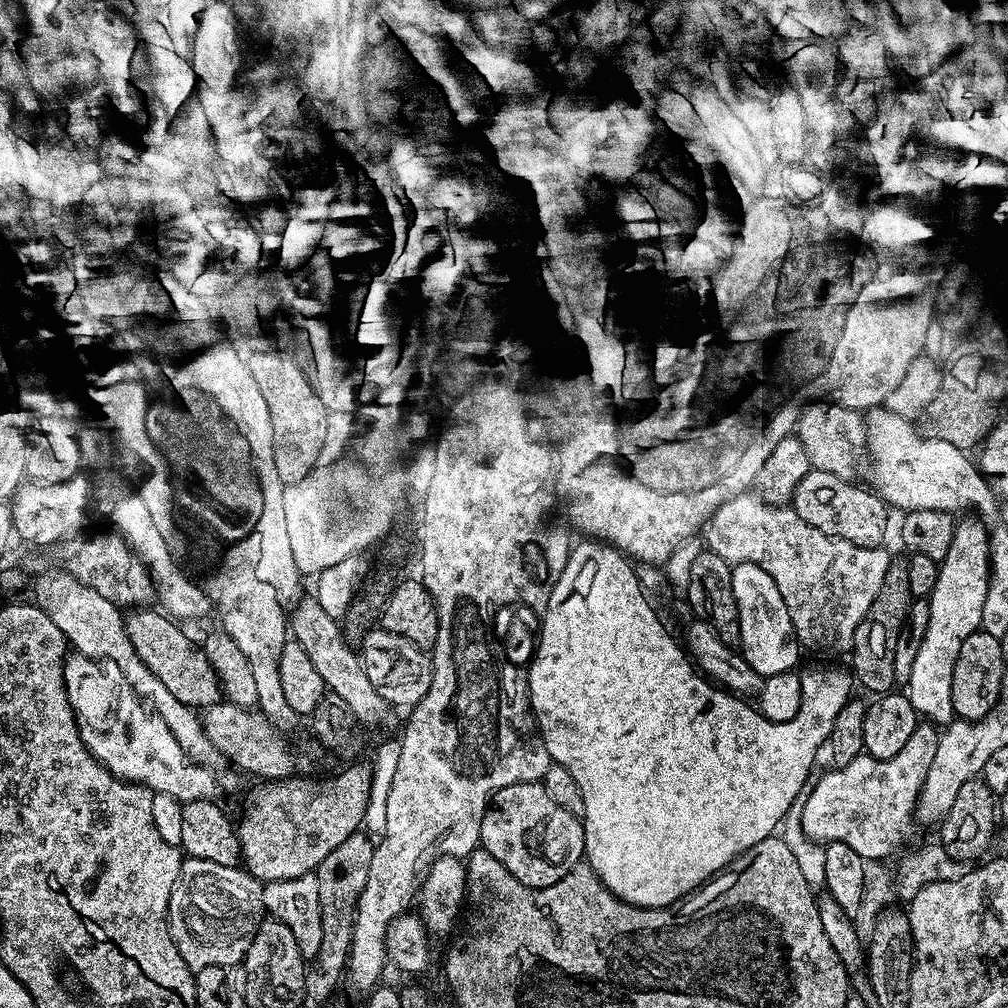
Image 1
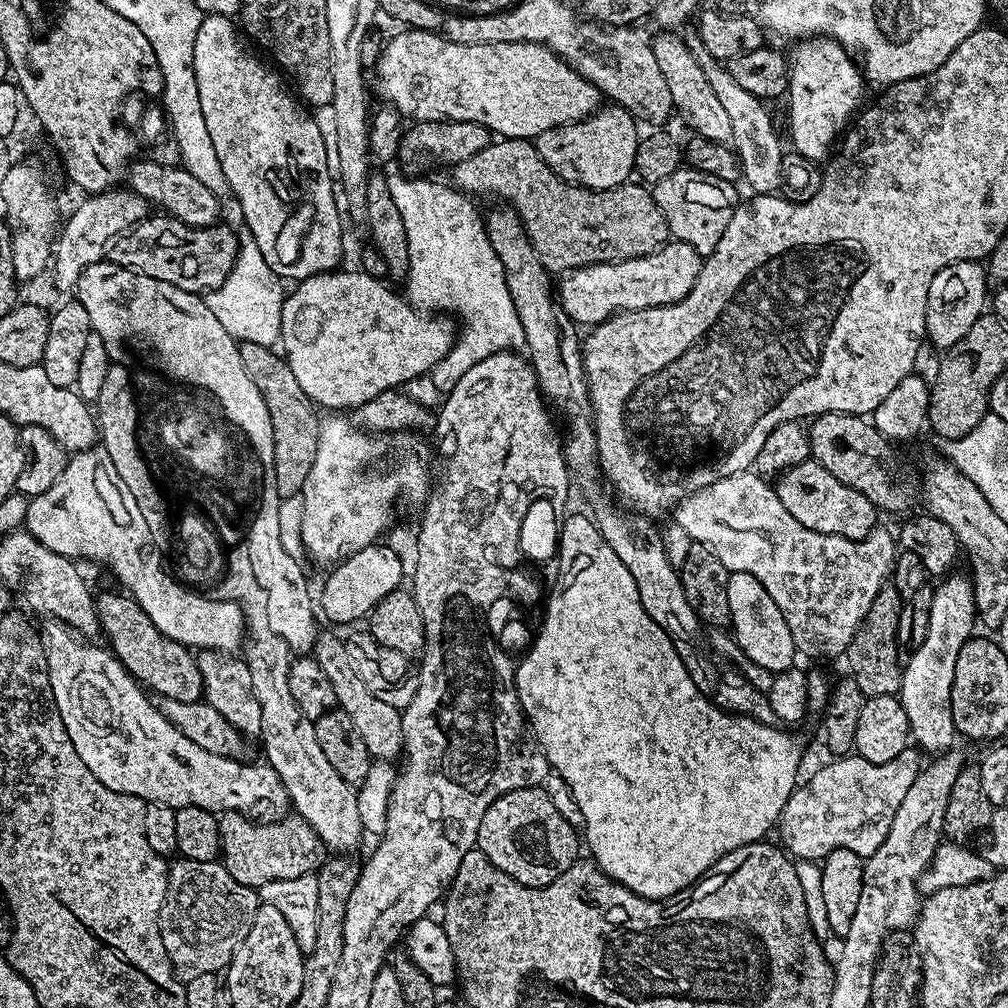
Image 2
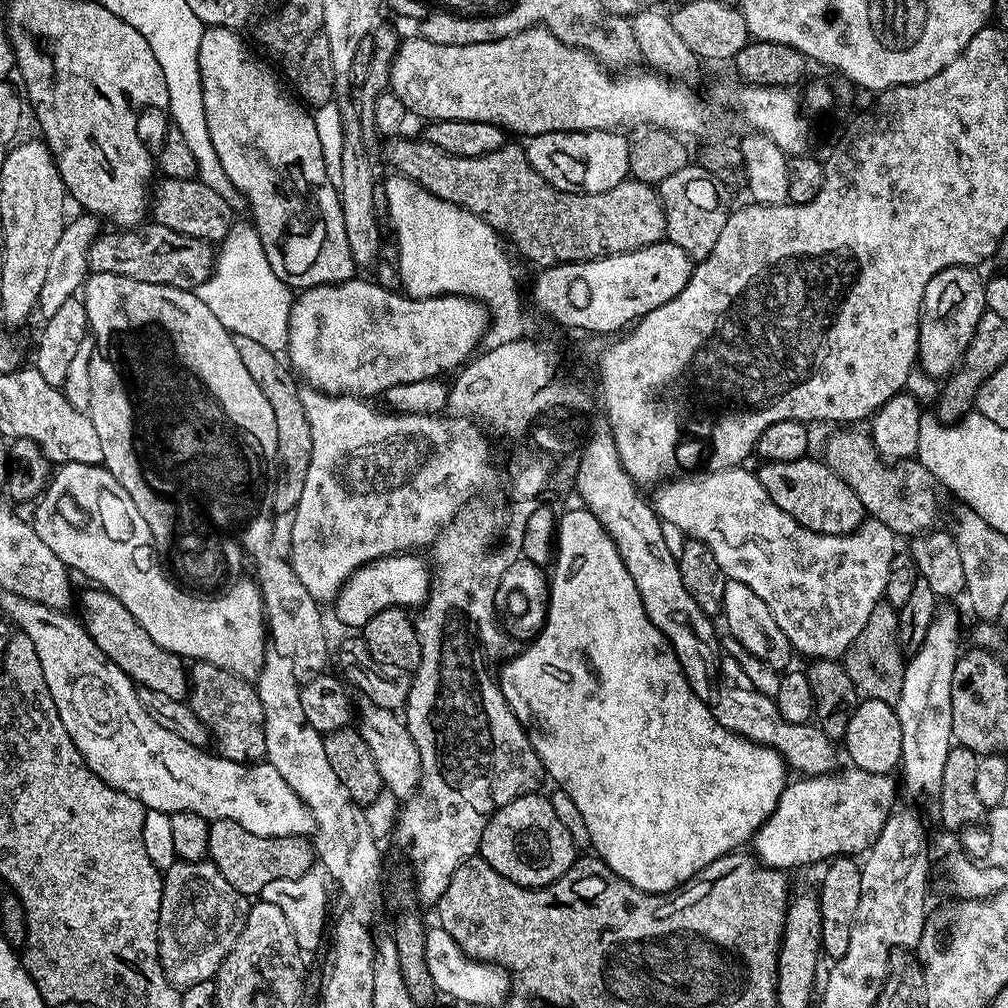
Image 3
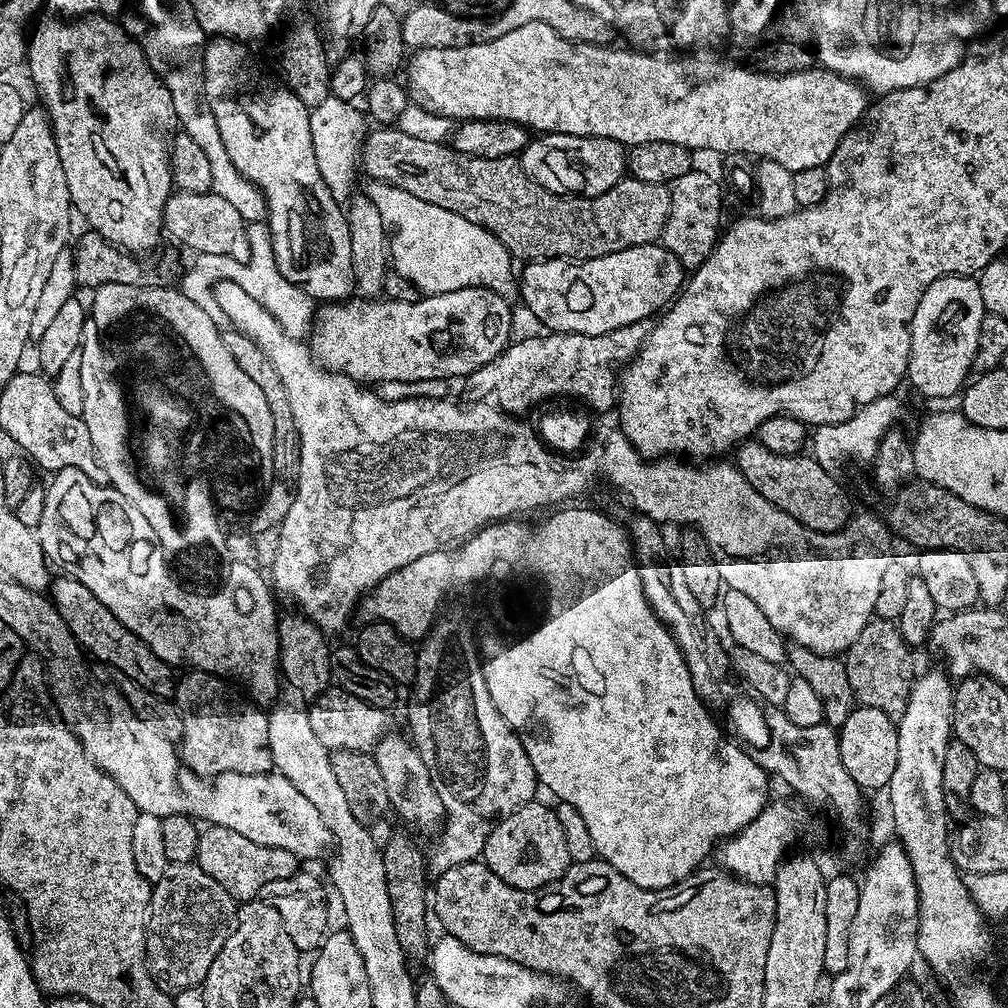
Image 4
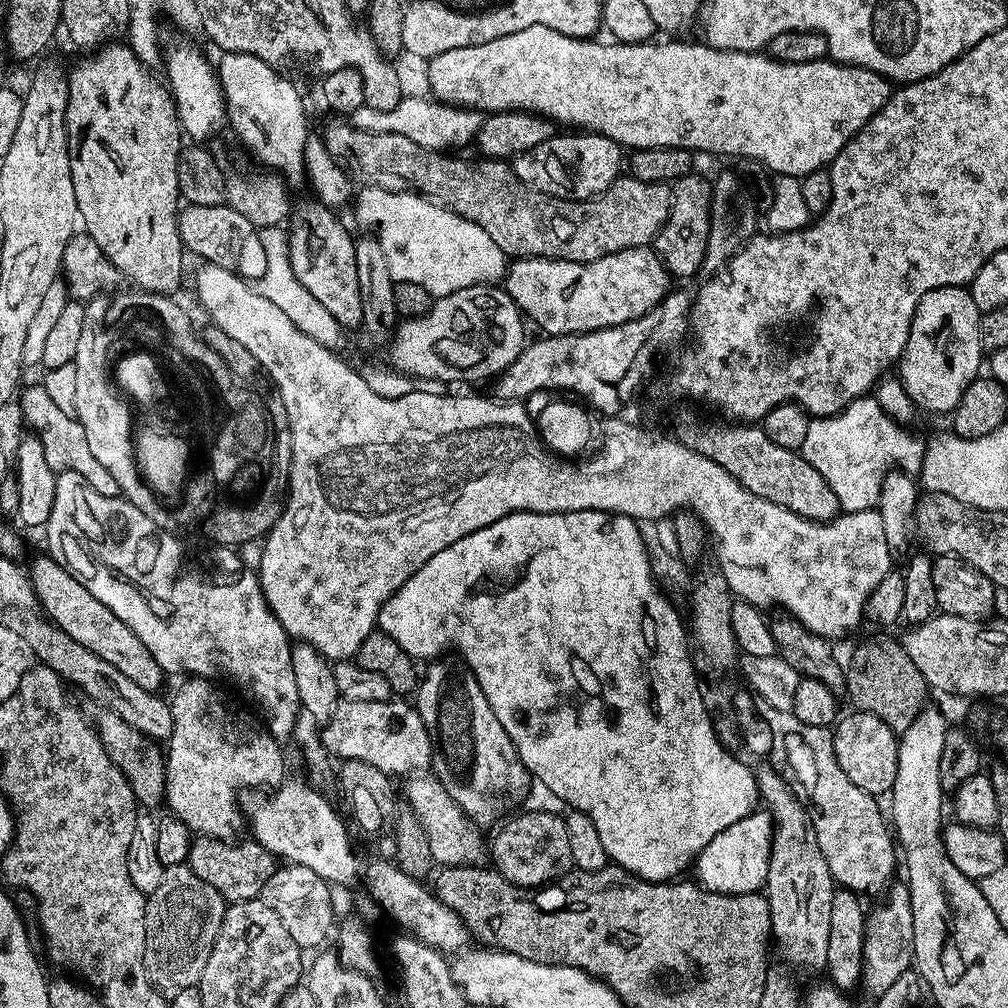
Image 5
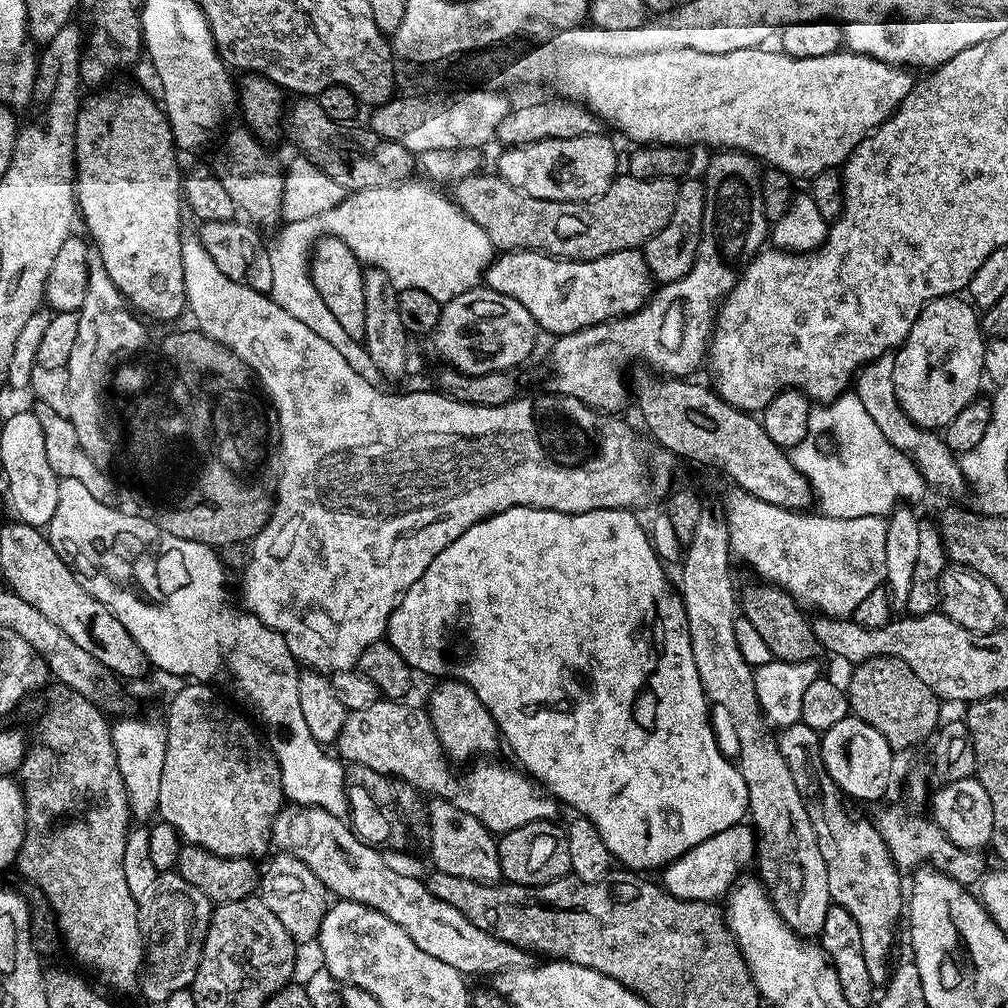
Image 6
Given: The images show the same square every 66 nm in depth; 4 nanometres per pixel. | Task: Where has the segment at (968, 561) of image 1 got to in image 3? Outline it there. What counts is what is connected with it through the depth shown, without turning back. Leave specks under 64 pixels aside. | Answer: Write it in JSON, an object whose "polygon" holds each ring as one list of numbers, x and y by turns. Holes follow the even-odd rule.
{"polygon":[[937,611,930,630,926,630,926,642,914,653,904,666,902,694,894,707,898,714,898,722,902,726,902,754,900,768,904,772,902,788,908,792,939,793,942,782,942,769,946,766,946,754,954,746,951,734,951,683,957,660,962,655,960,648,960,616,956,612]]}

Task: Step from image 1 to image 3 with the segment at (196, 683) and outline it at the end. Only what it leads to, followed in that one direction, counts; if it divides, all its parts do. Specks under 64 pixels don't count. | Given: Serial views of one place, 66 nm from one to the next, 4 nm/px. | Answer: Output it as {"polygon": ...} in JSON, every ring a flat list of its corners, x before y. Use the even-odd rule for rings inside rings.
{"polygon":[[88,586,81,596,79,593,78,604,84,607,82,623,98,646,98,650,102,650,102,654,106,654,110,662,117,664,131,678,133,684,158,690,158,694,166,694,166,698,184,700,187,697,190,672,185,661,170,650,162,650,162,646,158,646,154,638,150,638,150,634,142,630,142,626,138,626,130,610,126,610,122,602,118,602,118,598,114,598,103,588]]}

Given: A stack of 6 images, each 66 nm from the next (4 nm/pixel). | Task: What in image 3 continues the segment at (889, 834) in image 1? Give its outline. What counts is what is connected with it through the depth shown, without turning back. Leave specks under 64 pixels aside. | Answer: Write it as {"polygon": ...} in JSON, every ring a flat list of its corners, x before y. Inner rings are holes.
{"polygon":[[851,766,845,768,845,772,809,775,796,778,793,784,785,783,776,809,754,837,754,855,761,864,789,870,803,864,823,865,833,858,856,858,867,853,897,807,898,784,892,781,891,775,870,774]]}

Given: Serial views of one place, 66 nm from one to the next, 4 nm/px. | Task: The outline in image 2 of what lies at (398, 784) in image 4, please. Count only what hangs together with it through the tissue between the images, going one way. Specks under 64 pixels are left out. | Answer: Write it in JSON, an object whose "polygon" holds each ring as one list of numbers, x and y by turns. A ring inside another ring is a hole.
{"polygon":[[321,633,316,637,314,659,318,666,326,673,331,686,334,687,334,694,337,705,350,715,350,720,358,729,358,734,363,738,366,748,373,756,373,759,395,761,396,756,403,753,404,748,404,727,401,718,401,709,384,703,367,690,365,682,359,677,350,656,346,651,343,639,336,639,328,634]]}

